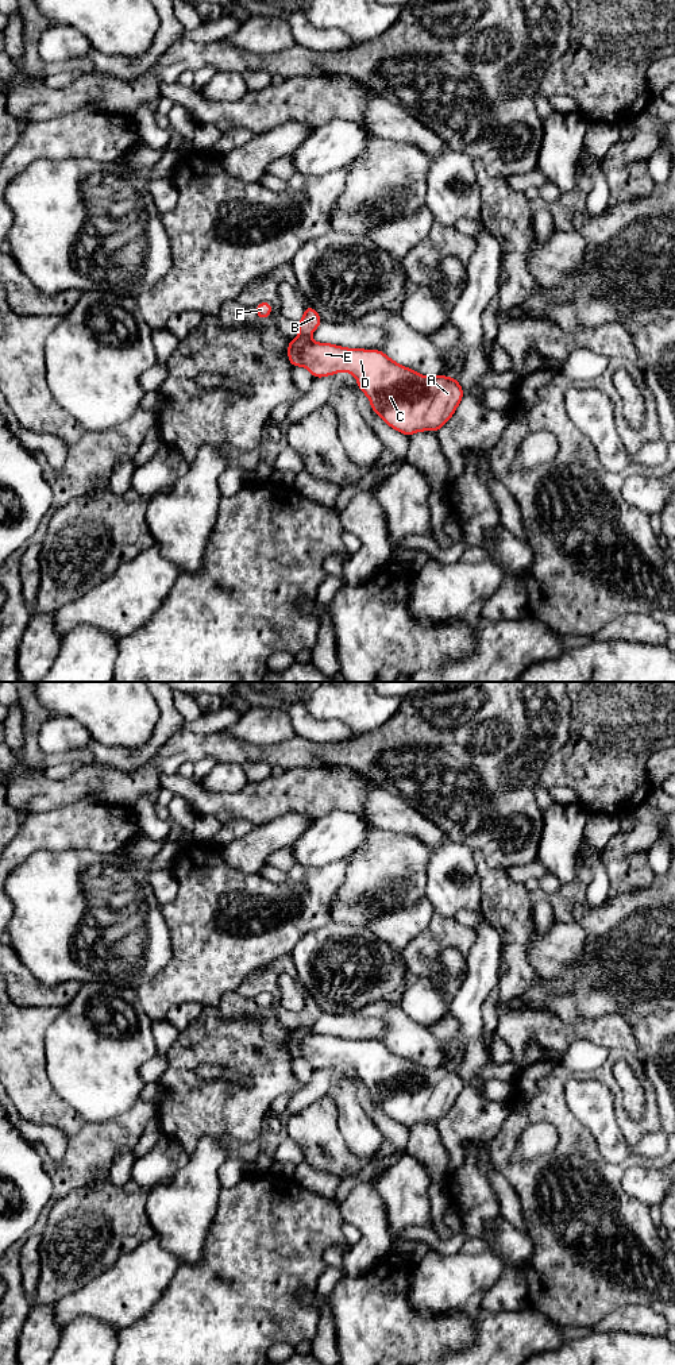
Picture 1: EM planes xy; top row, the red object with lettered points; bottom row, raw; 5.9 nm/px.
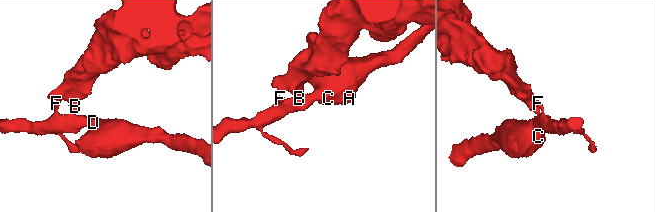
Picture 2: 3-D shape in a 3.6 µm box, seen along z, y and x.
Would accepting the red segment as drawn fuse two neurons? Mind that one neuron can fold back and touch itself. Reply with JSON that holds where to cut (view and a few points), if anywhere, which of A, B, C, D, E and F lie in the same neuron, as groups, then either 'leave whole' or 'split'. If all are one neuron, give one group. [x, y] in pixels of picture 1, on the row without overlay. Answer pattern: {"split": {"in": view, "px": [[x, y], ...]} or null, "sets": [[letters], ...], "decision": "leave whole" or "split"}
{"split": {"in": "xy", "px": [[300, 1028], [307, 1030]]}, "sets": [["A", "C", "D", "E", "F"], ["B"]], "decision": "split"}

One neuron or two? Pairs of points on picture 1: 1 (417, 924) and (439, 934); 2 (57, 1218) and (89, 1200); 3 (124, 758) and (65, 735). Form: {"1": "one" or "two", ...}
{"1": "two", "2": "one", "3": "two"}

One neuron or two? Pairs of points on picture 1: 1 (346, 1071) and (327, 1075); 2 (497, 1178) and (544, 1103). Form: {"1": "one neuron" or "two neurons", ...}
{"1": "one neuron", "2": "two neurons"}

